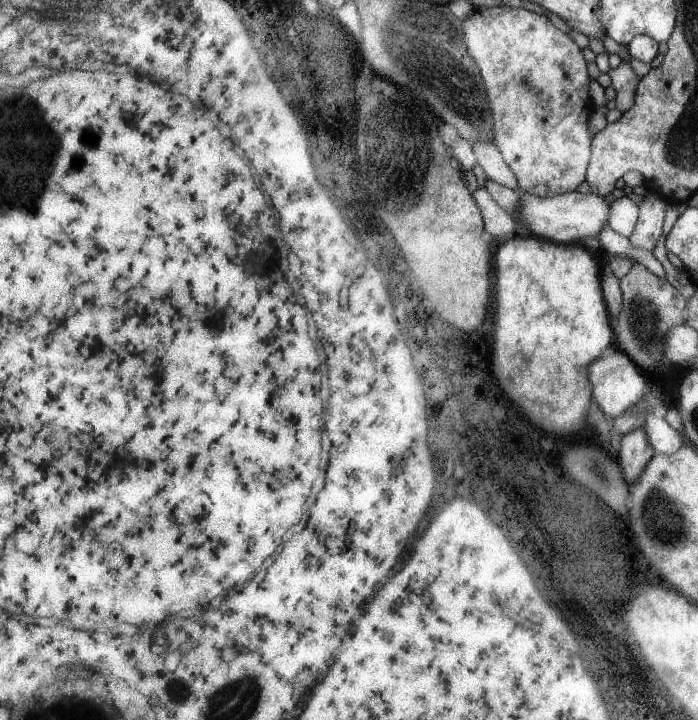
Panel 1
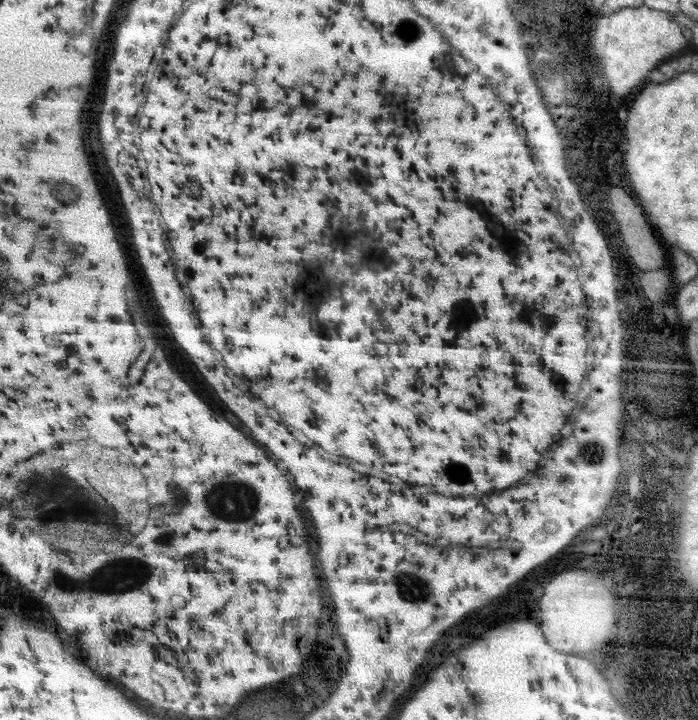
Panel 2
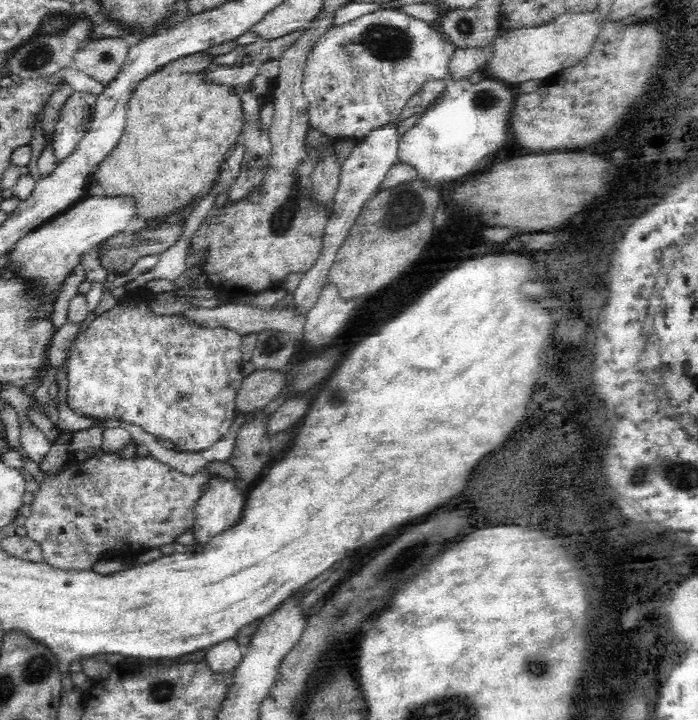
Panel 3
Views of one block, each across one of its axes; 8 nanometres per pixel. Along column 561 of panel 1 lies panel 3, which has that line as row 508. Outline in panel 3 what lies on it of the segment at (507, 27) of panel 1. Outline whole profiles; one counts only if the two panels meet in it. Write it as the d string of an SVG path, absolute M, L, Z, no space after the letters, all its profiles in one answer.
M100 451L90 457L72 458L60 472L48 474L44 482L40 482L34 502L30 504L32 512L24 523L26 537L38 544L44 563L63 570L92 571L98 560L116 550L160 549L193 528L194 508L213 476L206 467L192 476L184 474L150 455L120 458L116 451Z

